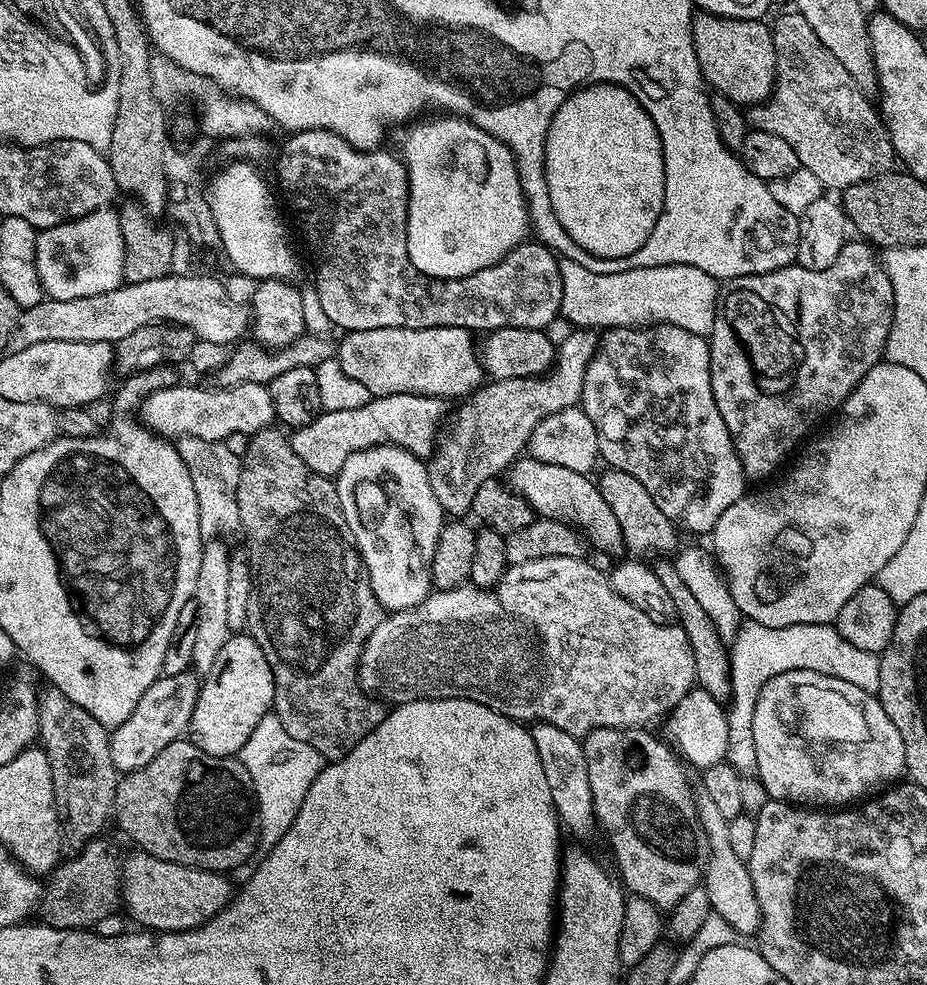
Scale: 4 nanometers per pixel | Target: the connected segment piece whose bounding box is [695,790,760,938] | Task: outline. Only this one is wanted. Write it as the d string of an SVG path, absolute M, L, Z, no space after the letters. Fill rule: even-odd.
M703 790L695 793L696 816L702 822L708 839L708 865L704 871L702 886L710 894L712 911L715 915L726 918L736 932L737 937L755 937L760 930L760 907L754 894L754 882L750 882L750 870L745 860L734 854L734 845L730 842L730 826L726 814L718 810L714 798Z

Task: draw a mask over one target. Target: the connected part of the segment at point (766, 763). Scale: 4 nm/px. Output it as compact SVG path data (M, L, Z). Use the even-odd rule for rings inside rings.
M786 670L782 674L770 678L770 682L766 682L766 686L762 686L754 706L754 750L756 751L758 781L765 788L765 794L768 797L774 800L784 800L787 804L811 806L817 810L836 810L841 806L851 805L853 802L867 797L869 795L867 792L871 788L883 789L885 786L899 781L906 772L904 767L906 750L902 742L902 734L898 734L898 726L894 726L894 722L890 722L890 714L886 714L879 699L866 690L858 690L858 686L853 686L850 682L842 682L842 678L830 678L830 674L818 674L814 670Z

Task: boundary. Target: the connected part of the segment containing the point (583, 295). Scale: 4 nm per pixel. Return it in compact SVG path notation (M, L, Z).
M560 260L562 274L561 317L584 330L607 330L624 327L649 327L653 324L668 324L689 330L702 337L709 337L716 321L719 305L720 284L706 271L685 264L667 264L666 266L635 267L634 270L618 271L614 274L602 274L586 269L573 260Z

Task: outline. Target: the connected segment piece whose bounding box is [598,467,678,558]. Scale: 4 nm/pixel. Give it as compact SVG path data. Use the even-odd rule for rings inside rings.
M605 467L603 471L604 473L598 476L600 493L614 510L618 526L622 526L622 536L627 551L636 558L660 558L665 554L675 553L678 548L677 525L673 524L670 518L666 518L662 510L658 510L658 502L650 498L650 490L646 490L646 486L642 486L642 482L634 478L634 474L626 474L622 470L610 467Z

